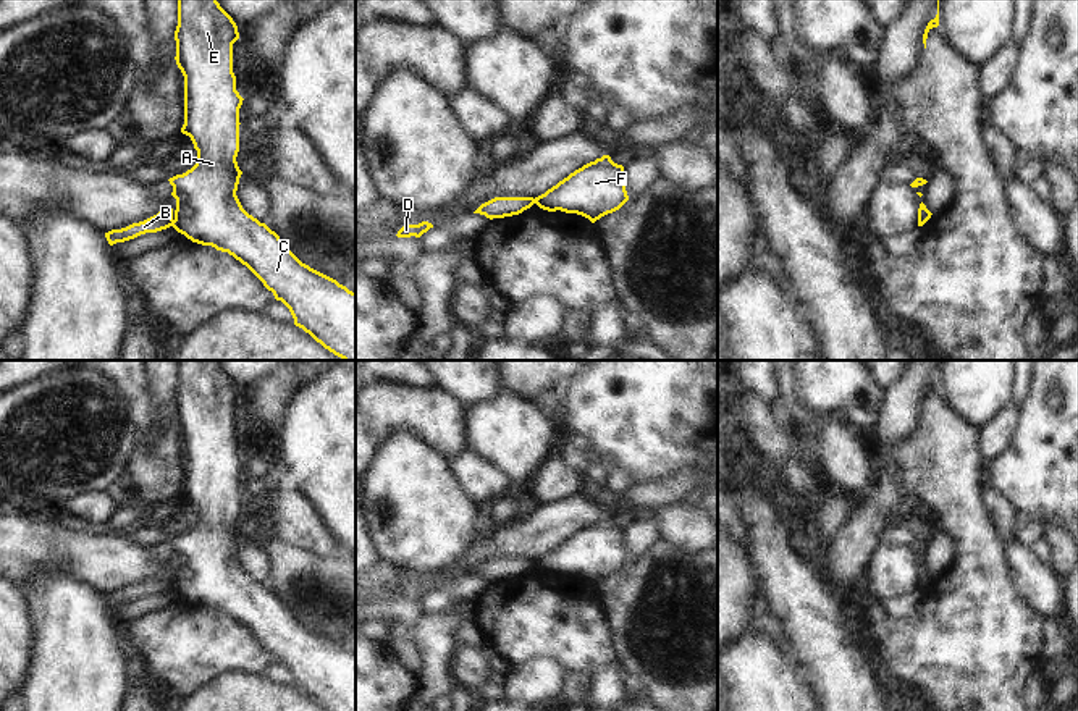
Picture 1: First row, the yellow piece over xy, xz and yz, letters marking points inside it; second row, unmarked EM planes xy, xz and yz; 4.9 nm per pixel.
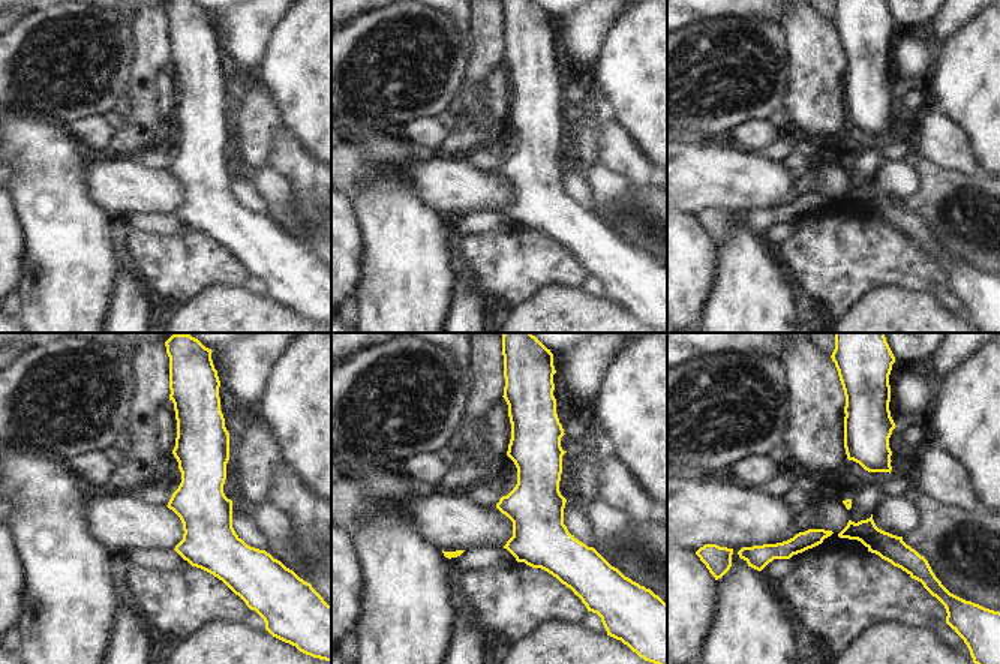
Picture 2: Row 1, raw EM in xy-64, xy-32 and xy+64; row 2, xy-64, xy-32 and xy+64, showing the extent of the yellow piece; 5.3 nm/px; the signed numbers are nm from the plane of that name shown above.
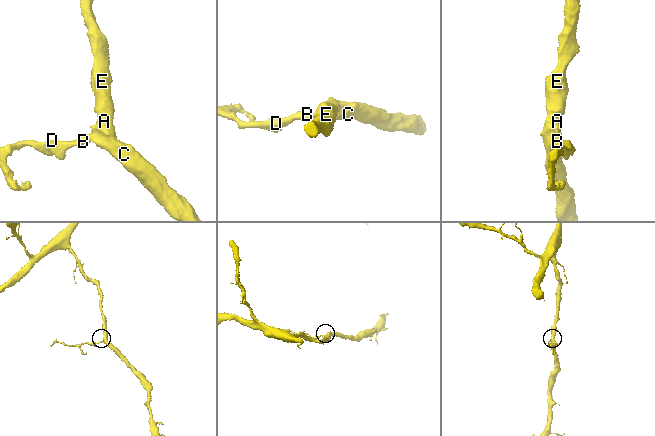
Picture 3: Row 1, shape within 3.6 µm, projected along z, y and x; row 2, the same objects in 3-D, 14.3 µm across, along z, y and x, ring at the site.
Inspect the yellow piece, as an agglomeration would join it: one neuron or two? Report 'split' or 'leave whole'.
split

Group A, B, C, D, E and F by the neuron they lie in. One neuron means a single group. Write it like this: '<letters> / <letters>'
A C E F / B D

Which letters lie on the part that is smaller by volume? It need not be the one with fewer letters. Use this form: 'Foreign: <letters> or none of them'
Foreign: B, D

